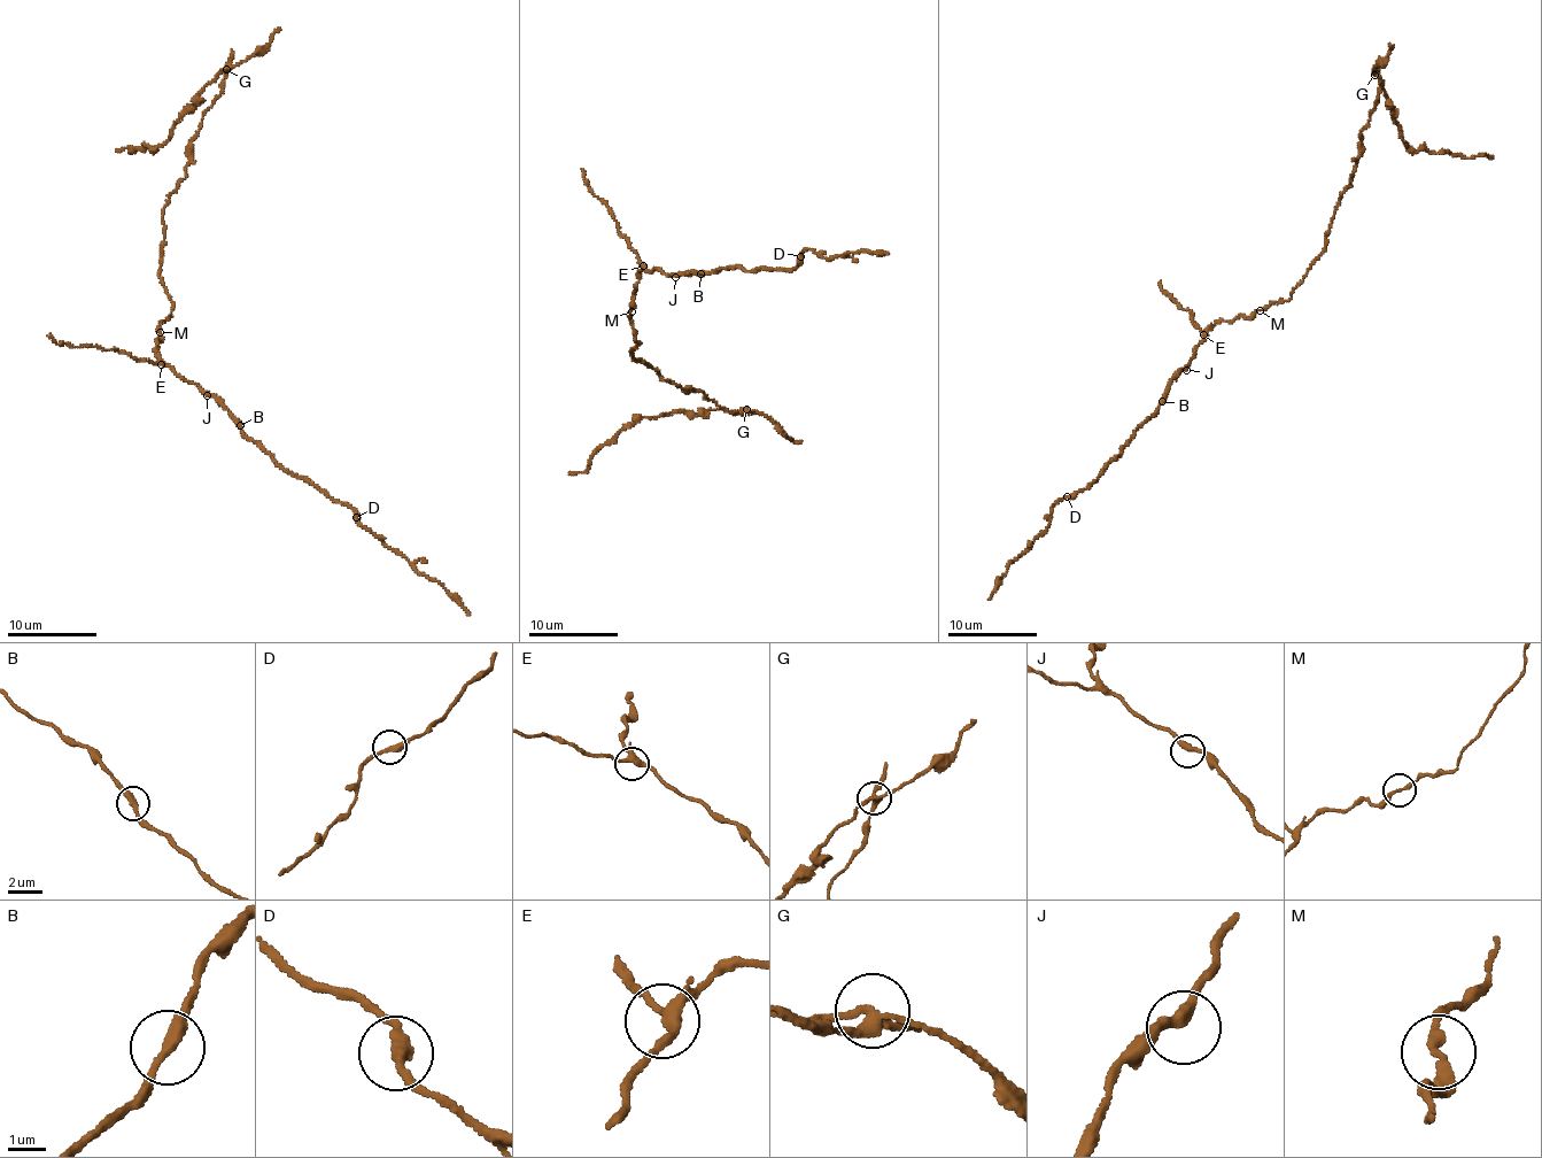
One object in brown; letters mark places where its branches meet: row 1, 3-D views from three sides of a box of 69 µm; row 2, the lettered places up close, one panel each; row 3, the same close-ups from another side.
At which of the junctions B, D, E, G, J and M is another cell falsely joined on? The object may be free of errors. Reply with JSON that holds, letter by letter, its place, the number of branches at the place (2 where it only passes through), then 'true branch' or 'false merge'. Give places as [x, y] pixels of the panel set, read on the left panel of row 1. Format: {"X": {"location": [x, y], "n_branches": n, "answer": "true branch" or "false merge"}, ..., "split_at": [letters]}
{"B": {"location": [240, 425], "n_branches": 2, "answer": "true branch"}, "D": {"location": [356, 517], "n_branches": 2, "answer": "true branch"}, "E": {"location": [161, 364], "n_branches": 4, "answer": "true branch"}, "G": {"location": [226, 69], "n_branches": 4, "answer": "false merge"}, "J": {"location": [207, 395], "n_branches": 2, "answer": "true branch"}, "M": {"location": [160, 332], "n_branches": 2, "answer": "true branch"}, "split_at": ["G"]}

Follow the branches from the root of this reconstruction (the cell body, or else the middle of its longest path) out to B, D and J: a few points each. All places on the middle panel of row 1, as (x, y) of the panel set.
B: (632, 309), (635, 284), (644, 269), (675, 276), (700, 273)
D: (632, 309), (635, 284), (644, 269), (680, 276), (718, 272), (721, 268), (792, 269), (800, 256)
J: (632, 309), (641, 270), (655, 269), (675, 277)

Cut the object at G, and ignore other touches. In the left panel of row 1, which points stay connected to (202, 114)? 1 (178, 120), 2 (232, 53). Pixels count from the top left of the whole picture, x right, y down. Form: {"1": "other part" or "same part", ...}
{"1": "other part", "2": "same part"}

